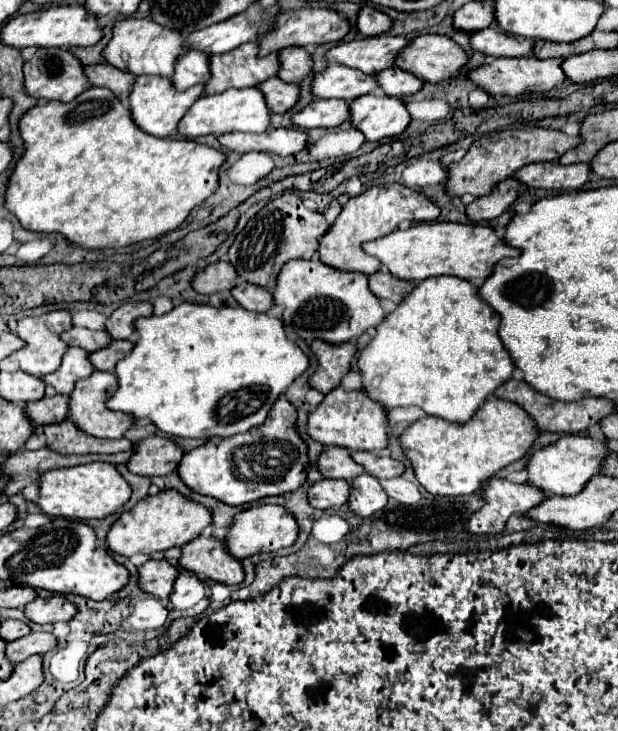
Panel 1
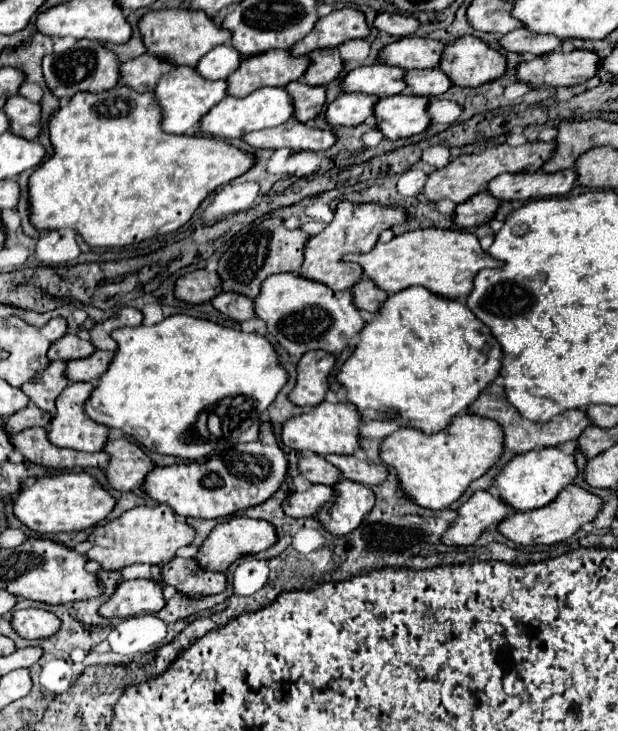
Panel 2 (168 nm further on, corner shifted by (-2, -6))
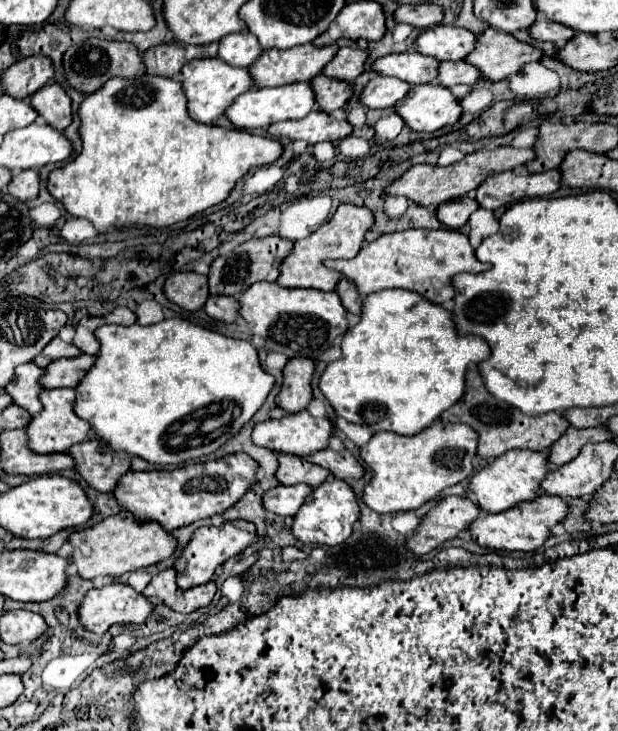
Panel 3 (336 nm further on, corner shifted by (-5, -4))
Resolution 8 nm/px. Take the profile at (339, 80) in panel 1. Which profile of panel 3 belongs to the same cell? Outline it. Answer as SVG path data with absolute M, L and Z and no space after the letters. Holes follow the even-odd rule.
M403 52L403 54L389 54L377 58L371 64L371 70L379 76L393 76L411 86L417 86L417 84L435 82L437 66L439 64L435 62L435 58L427 58L415 52Z

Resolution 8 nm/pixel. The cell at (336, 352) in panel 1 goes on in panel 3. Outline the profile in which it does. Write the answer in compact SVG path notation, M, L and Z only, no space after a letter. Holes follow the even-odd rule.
M291 358L283 370L283 388L277 396L277 404L287 412L301 412L313 400L311 380L315 374L313 358Z

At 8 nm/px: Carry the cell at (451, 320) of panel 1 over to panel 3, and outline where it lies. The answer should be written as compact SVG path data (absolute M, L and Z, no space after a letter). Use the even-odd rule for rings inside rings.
M391 288L369 294L363 302L361 322L347 330L341 348L343 358L327 364L319 378L319 388L331 402L335 412L353 424L365 424L373 432L391 430L403 436L419 434L449 410L465 394L465 374L469 364L481 364L489 354L489 346L475 334L459 334L453 312L429 302L413 290Z

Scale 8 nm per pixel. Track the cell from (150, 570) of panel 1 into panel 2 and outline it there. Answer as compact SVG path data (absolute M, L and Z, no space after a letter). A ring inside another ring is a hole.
M126 580L118 584L116 592L106 600L98 612L104 618L126 618L138 614L154 614L164 608L162 584L154 580Z

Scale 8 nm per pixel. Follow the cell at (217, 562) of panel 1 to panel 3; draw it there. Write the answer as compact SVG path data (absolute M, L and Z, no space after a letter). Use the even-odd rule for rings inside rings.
M165 568L151 578L151 582L143 590L143 594L149 596L149 598L157 596L171 610L187 614L187 612L193 612L193 610L207 606L213 600L215 590L217 590L215 582L207 582L207 584L201 584L201 586L195 586L195 588L189 588L189 590L181 590L177 586L175 568Z

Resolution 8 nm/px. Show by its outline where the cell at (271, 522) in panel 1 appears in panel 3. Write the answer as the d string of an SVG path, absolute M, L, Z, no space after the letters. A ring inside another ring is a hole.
M233 520L233 522L223 522L221 526L203 526L203 528L199 528L193 534L193 540L189 542L189 546L185 546L181 558L175 562L179 588L191 588L191 586L199 586L199 584L209 582L217 566L221 566L229 558L241 554L247 546L255 544L257 538L259 536L255 532L255 524L245 522L245 520Z

